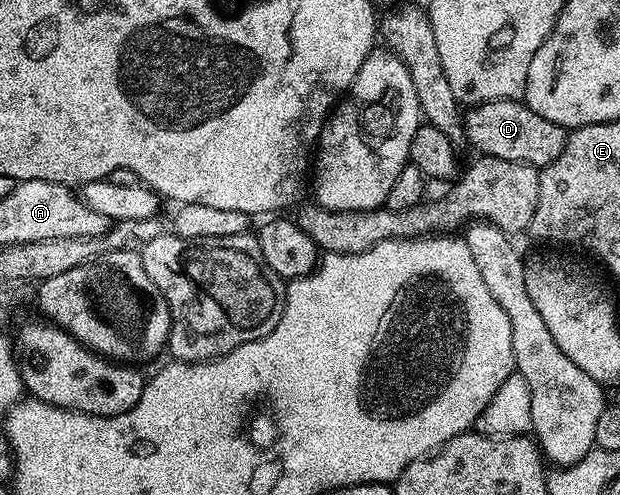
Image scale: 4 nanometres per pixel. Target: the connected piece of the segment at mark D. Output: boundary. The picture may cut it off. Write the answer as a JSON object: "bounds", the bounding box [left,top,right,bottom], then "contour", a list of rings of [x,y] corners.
{"bounds":[464,99,567,168],"contour":[[[501,99],[471,106],[464,115],[464,139],[475,147],[478,155],[504,157],[504,161],[520,161],[536,168],[546,167],[566,144],[567,128],[540,117],[525,101]]]}

